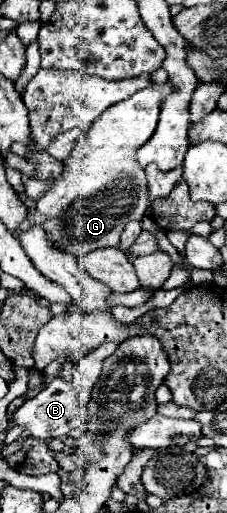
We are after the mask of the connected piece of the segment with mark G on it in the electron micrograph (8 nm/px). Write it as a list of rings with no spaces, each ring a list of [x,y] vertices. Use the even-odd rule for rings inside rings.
[[[170,83],[150,85],[122,101],[122,105],[112,105],[102,113],[86,137],[74,145],[64,163],[64,173],[54,179],[50,189],[28,209],[20,231],[40,225],[56,249],[70,251],[74,257],[118,245],[126,223],[142,221],[148,207],[146,175],[144,167],[136,161],[136,151],[152,137],[162,99],[172,91],[174,87]]]

